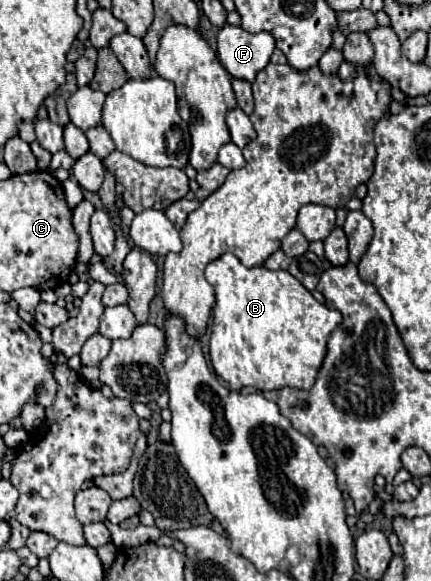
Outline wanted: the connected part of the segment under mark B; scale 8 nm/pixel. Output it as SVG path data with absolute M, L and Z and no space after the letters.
M224 253L206 267L206 281L216 291L216 305L210 333L210 359L218 377L222 377L230 389L254 387L258 391L272 391L280 387L310 389L316 373L326 355L328 335L340 325L342 315L334 309L318 303L312 293L298 283L288 271L270 271L266 267L246 267L242 261Z

